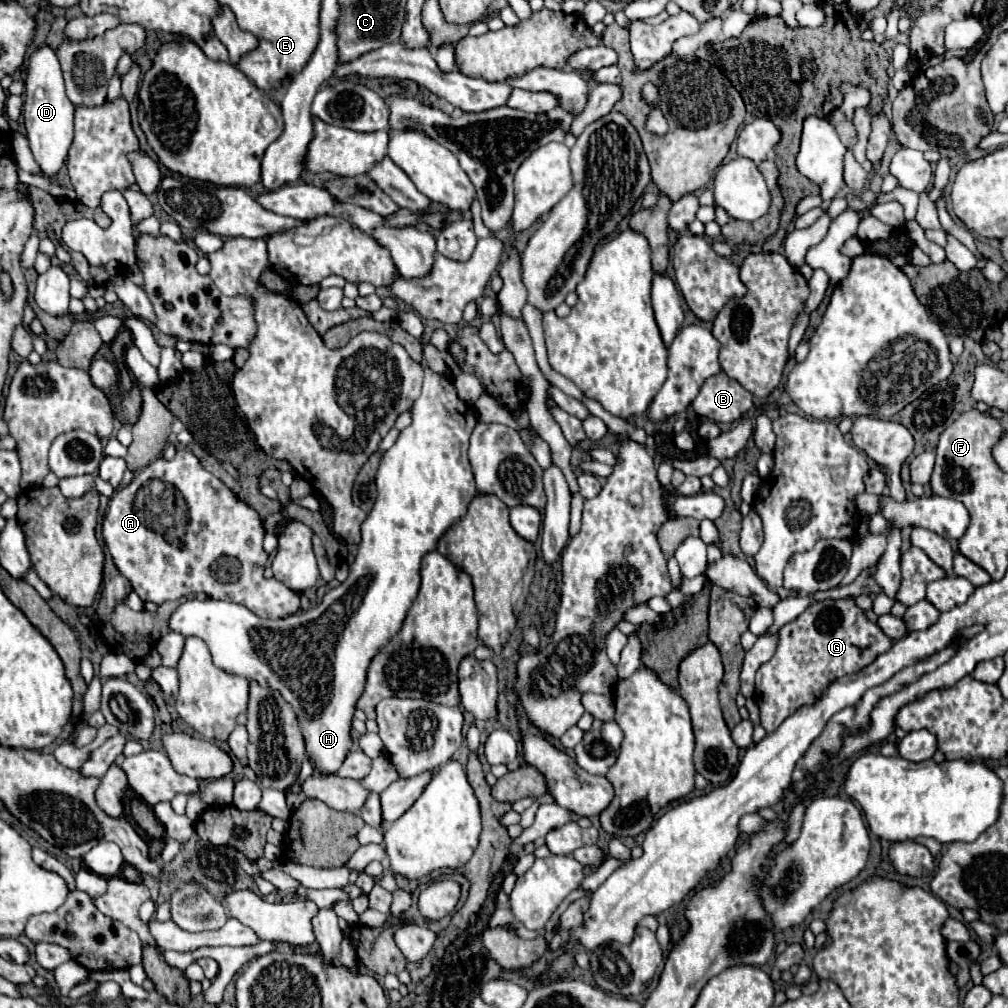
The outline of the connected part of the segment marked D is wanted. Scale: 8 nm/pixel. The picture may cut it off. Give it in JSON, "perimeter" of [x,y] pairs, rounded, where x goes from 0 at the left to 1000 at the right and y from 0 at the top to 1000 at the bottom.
{"perimeter":[[[51,47],[37,49],[29,59],[23,116],[25,116],[29,148],[33,152],[35,162],[39,164],[39,174],[49,178],[51,182],[57,182],[59,168],[64,164],[66,150],[72,140],[72,112],[74,112],[74,104],[64,94],[63,72],[57,55],[53,53]]]}

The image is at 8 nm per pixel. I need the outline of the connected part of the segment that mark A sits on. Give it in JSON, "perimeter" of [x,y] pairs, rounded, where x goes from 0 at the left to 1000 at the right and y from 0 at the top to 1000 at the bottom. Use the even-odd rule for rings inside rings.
{"perimeter":[[[176,447],[172,457],[158,453],[134,475],[110,491],[102,517],[102,535],[116,564],[130,576],[140,596],[172,596],[189,588],[203,588],[209,594],[221,594],[243,600],[263,614],[279,614],[297,606],[297,588],[275,574],[263,574],[261,564],[267,551],[261,547],[263,525],[253,505],[237,497],[213,471],[203,467],[197,455],[188,447]]]}

